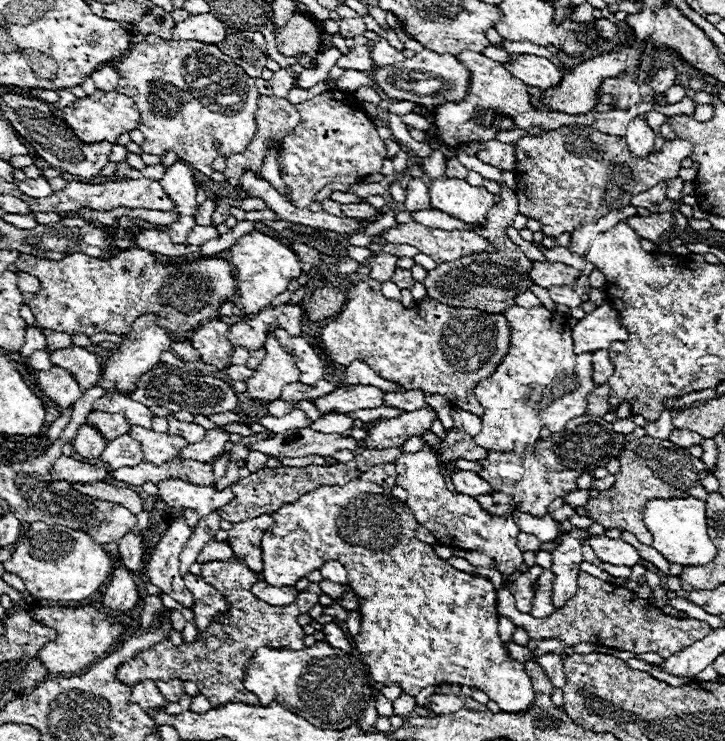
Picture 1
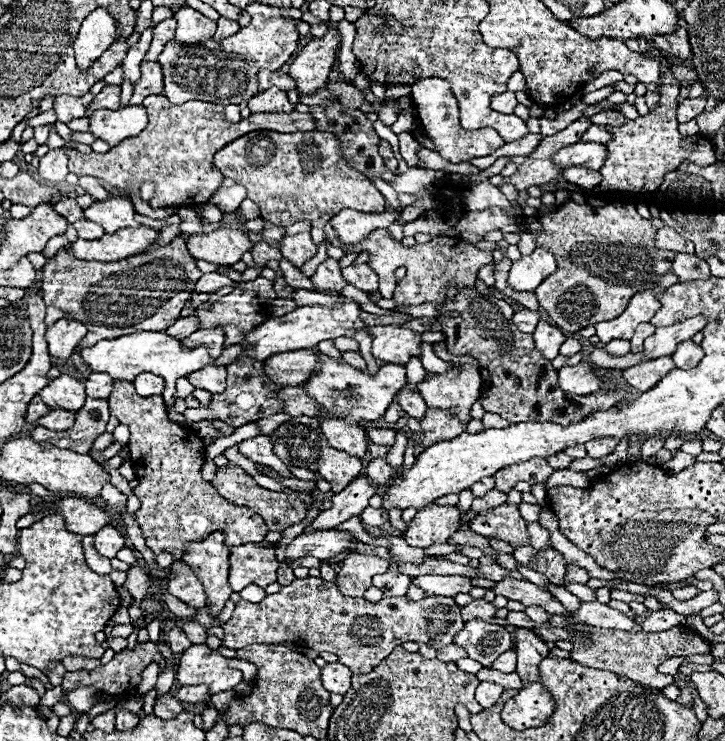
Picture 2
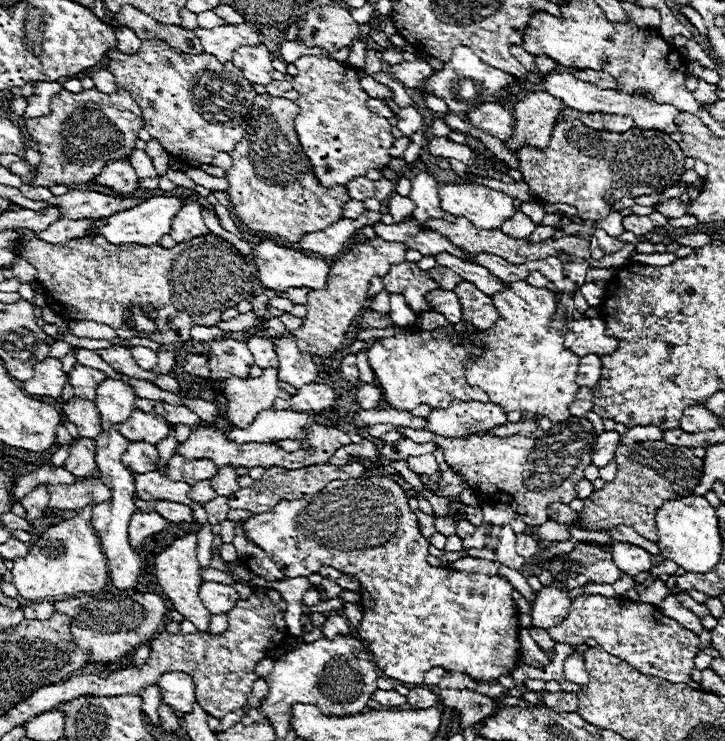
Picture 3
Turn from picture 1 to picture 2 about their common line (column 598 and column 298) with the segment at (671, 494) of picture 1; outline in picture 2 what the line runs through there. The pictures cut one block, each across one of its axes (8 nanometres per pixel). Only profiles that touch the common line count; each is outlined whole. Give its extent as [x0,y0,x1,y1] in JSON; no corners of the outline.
[212,464,308,530]

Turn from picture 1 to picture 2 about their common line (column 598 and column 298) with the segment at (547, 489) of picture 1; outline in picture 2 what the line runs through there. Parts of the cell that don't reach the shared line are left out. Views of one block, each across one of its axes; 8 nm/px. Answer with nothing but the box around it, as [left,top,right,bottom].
[274,418,362,494]

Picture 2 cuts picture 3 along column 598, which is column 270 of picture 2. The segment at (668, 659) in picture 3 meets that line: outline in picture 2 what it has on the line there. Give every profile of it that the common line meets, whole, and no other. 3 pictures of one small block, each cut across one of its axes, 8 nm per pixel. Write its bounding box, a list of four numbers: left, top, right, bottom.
[222,578,464,674]

